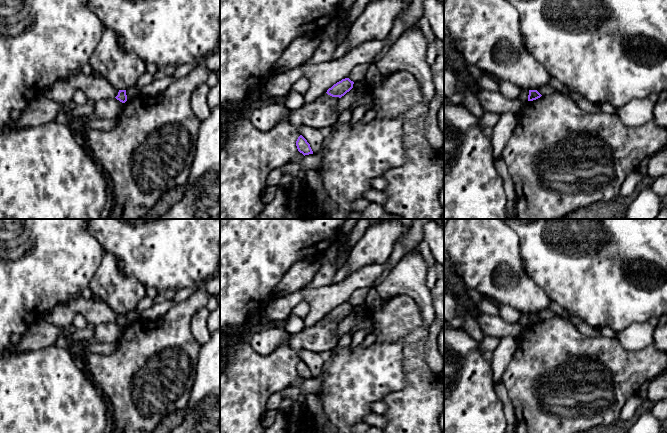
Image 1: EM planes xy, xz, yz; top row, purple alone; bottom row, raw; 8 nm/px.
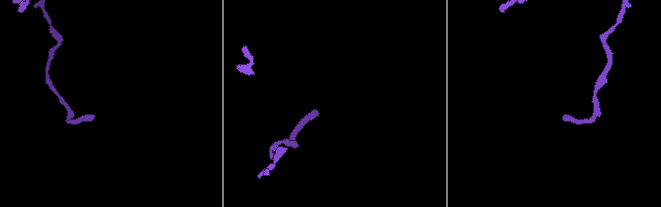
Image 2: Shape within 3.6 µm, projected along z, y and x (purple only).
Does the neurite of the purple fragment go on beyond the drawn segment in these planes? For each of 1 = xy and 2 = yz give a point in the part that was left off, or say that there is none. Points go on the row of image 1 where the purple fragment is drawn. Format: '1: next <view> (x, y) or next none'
1: next none
2: next none

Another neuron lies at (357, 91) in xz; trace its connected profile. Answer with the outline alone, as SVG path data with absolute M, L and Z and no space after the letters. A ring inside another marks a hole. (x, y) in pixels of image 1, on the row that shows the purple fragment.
M365 80L354 82L353 88L339 99L336 105L336 110L339 113L349 108L353 102L359 100L363 96L365 83Z

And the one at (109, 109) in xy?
M116 98L103 99L93 102L94 117L97 119L116 120L121 113L124 103Z

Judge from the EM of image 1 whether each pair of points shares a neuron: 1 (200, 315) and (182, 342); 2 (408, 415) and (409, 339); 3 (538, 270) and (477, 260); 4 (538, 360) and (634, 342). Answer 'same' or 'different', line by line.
1: different
2: same
3: different
4: different

